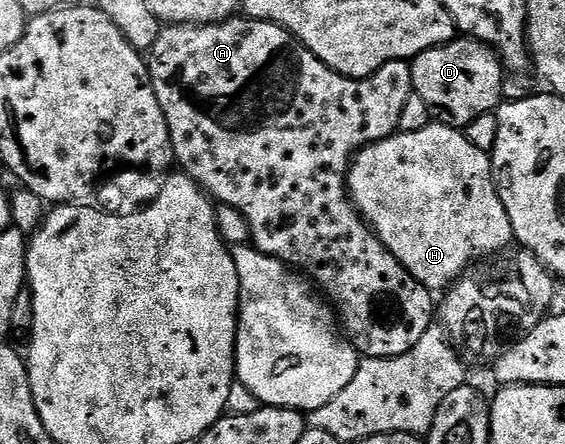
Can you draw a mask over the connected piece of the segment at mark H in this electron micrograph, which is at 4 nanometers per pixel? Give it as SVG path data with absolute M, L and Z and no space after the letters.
M429 124L426 128L409 134L397 132L390 138L383 138L381 142L373 142L372 145L364 147L352 159L348 167L350 201L359 210L360 217L372 227L372 231L376 233L376 237L380 239L381 244L408 269L410 276L417 278L427 290L433 292L443 291L451 286L456 279L461 278L465 270L469 269L473 264L509 249L514 242L510 216L506 216L506 208L498 196L496 182L492 178L492 159L489 151L487 149L479 150L464 134L467 133L461 132L455 126L443 124Z

